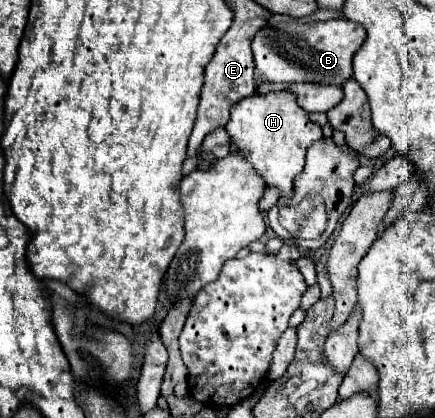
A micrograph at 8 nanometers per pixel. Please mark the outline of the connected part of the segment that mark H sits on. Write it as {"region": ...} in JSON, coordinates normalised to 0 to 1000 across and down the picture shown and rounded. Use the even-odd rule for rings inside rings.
{"region":[[[662,215],[616,225],[589,220],[579,225],[579,234],[556,234],[552,244],[543,244],[520,316],[552,359],[570,364],[570,388],[579,388],[579,397],[616,445],[634,445],[644,455],[644,469],[671,464],[676,421],[699,402],[708,349],[740,330],[736,301],[708,292],[708,273],[690,263],[680,234],[671,234]]]}

